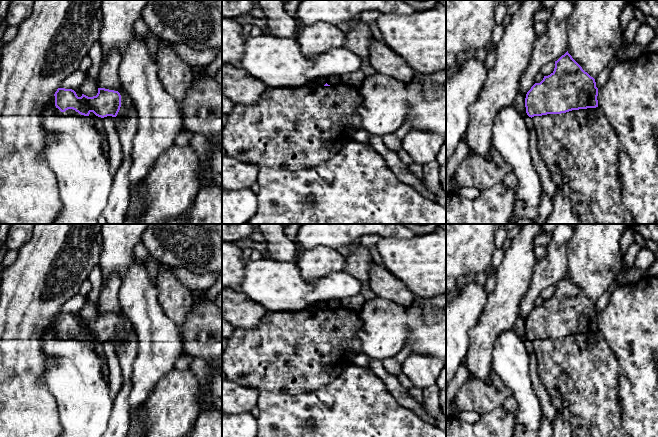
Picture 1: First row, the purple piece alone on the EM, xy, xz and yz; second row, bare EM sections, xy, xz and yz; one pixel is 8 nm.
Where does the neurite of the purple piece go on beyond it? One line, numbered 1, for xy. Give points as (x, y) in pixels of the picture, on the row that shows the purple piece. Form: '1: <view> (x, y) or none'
1: none

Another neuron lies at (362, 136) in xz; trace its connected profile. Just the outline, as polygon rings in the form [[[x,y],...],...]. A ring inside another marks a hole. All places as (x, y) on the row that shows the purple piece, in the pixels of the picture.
[[[360,129],[354,134],[353,141],[371,146],[370,136],[371,134],[369,132],[364,129]]]

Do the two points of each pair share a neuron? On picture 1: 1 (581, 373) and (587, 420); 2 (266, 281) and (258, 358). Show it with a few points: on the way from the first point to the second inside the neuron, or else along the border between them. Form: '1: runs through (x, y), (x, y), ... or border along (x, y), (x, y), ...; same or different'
1: runs through (587, 385), (587, 408); same
2: border along (267, 311), (291, 312); different

